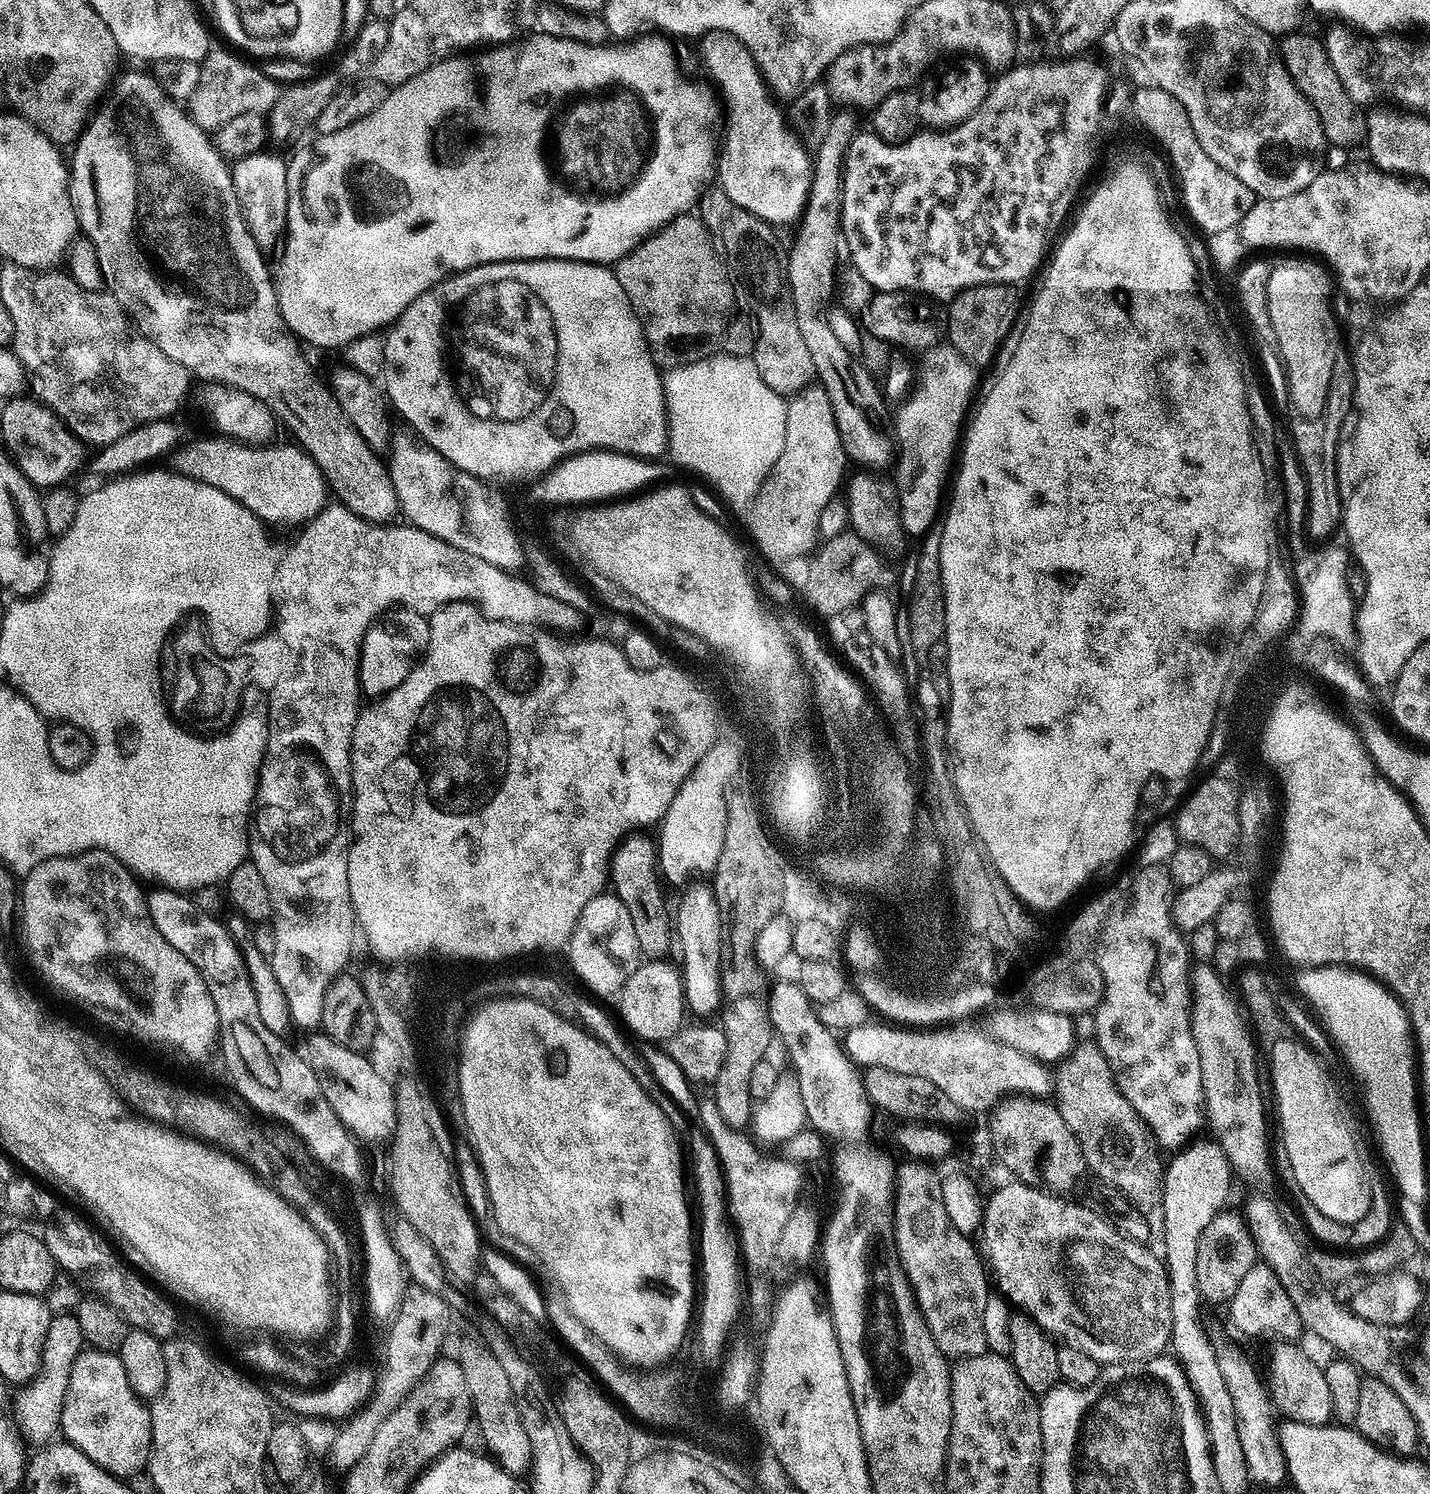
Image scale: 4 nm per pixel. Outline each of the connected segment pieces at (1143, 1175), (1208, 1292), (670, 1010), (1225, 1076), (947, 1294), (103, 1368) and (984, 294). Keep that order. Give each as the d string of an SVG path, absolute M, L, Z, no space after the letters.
M1095 1042L1077 1043L1059 1061L1054 1072L1054 1105L1062 1114L1062 1122L1070 1126L1084 1155L1089 1173L1093 1172L1104 1184L1117 1188L1123 1199L1141 1210L1148 1210L1162 1196L1165 1161L1160 1161L1161 1149L1145 1128L1140 1116L1118 1090L1116 1077Z
M1221 1210L1210 1224L1202 1230L1202 1236L1198 1238L1197 1250L1197 1290L1200 1291L1201 1301L1212 1304L1227 1305L1229 1300L1234 1298L1234 1293L1238 1291L1238 1286L1242 1283L1242 1278L1246 1278L1246 1274L1258 1262L1256 1254L1256 1243L1250 1234L1248 1224L1244 1221L1243 1215L1239 1211L1228 1212L1229 1210Z
M654 958L637 963L630 978L626 978L626 982L620 988L614 1003L620 1011L618 1016L623 1027L632 1036L634 1034L644 1040L666 1042L685 1023L686 1007L681 969L675 963L664 965L664 962Z
M1200 962L1191 969L1192 1033L1202 1066L1206 1120L1217 1128L1215 1139L1222 1146L1233 1173L1248 1184L1264 1184L1274 1176L1274 1168L1270 1163L1270 1148L1268 1152L1264 1100L1260 1097L1258 1048L1241 1005L1236 1005L1224 982L1225 977L1211 963Z
M904 1162L904 1163L908 1163L908 1164L902 1165L901 1168L899 1165L899 1167L897 1167L894 1172L894 1199L892 1202L892 1231L890 1233L890 1240L891 1240L891 1243L893 1242L896 1243L896 1256L897 1257L895 1256L895 1259L898 1261L900 1267L904 1269L904 1276L905 1278L908 1279L908 1284L912 1288L913 1296L916 1297L916 1306L917 1308L919 1308L921 1314L924 1315L924 1322L926 1326L928 1327L928 1330L930 1334L932 1335L933 1339L935 1340L937 1348L939 1348L940 1351L944 1353L945 1357L948 1357L948 1358L963 1358L965 1356L977 1356L978 1354L982 1354L983 1352L985 1352L985 1350L989 1347L988 1340L986 1337L984 1337L984 1270L986 1274L985 1265L982 1263L981 1257L978 1255L977 1247L973 1244L973 1241L969 1239L967 1235L960 1233L959 1230L956 1229L951 1224L951 1220L946 1214L946 1208L945 1206L943 1206L942 1194L944 1193L945 1189L942 1187L942 1185L939 1184L938 1181L936 1181L935 1174L932 1173L930 1169L928 1169L931 1167L929 1167L929 1165L924 1162Z
M82 1350L76 1355L74 1364L70 1366L70 1378L60 1410L59 1431L63 1439L82 1450L82 1454L86 1454L90 1462L94 1462L112 1476L127 1478L145 1467L148 1449L152 1443L152 1417L145 1401L136 1396L126 1382L120 1357L115 1351Z
M980 284L974 288L964 289L951 301L946 338L948 336L949 345L972 365L988 364L995 358L1004 335L1012 328L1018 310L1015 292L1017 291L1009 285Z

